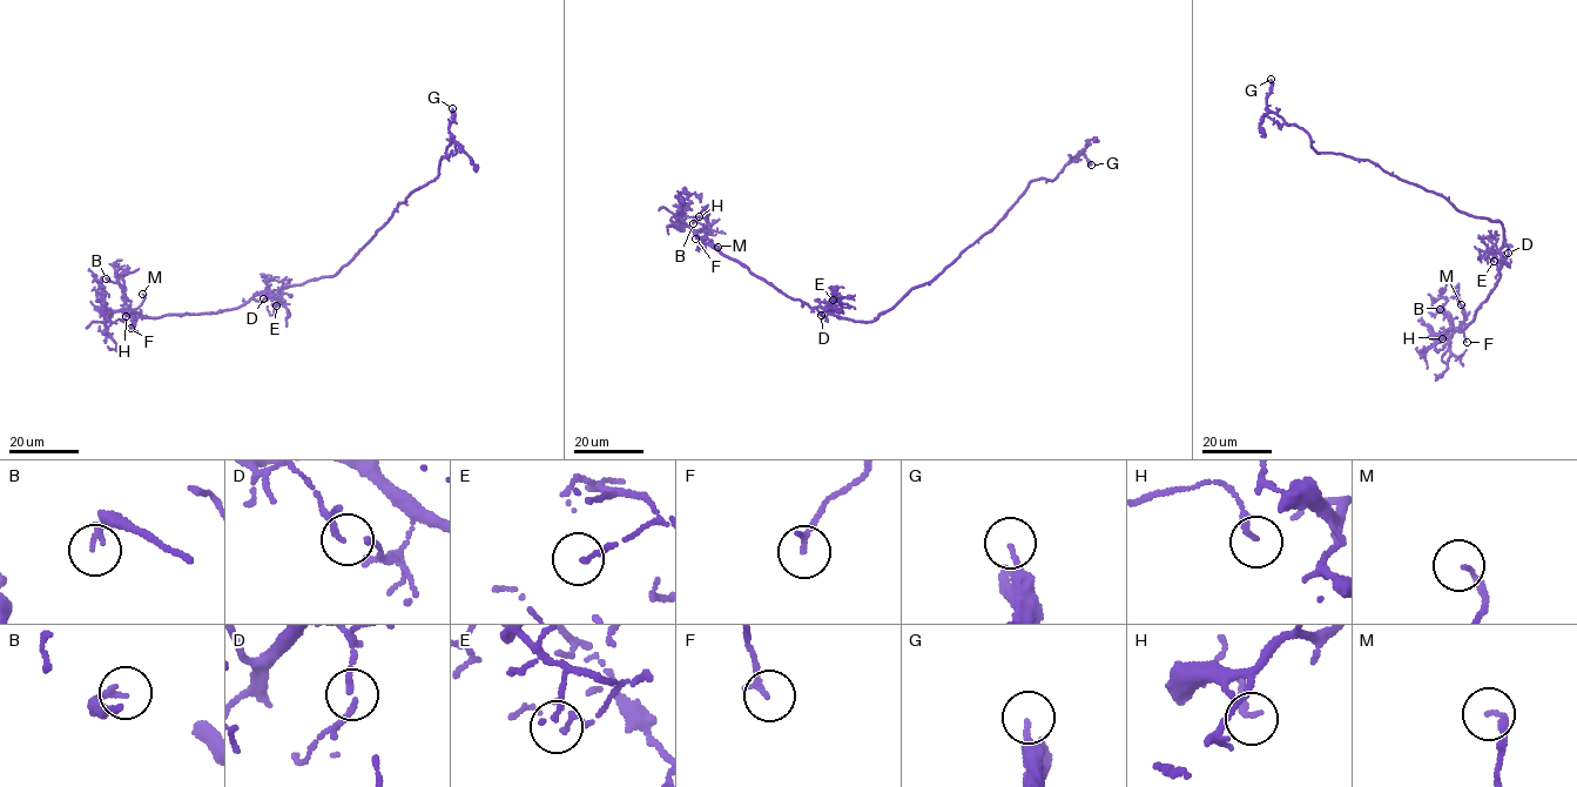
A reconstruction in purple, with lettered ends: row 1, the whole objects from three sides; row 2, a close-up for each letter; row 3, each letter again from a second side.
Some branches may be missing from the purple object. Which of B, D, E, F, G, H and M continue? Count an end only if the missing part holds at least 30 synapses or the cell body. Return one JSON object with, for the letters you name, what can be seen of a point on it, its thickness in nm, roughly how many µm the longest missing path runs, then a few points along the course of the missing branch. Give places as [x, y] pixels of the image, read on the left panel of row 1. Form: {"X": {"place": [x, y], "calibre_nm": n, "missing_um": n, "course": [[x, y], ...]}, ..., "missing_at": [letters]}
{"missing_at": []}

